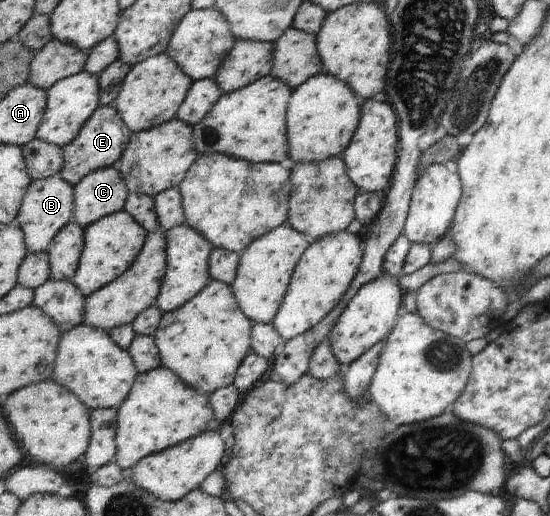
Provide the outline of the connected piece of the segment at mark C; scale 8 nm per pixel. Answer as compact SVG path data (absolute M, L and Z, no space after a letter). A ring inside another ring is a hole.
M117 166L96 170L75 186L74 221L87 228L101 218L123 211L130 195Z

